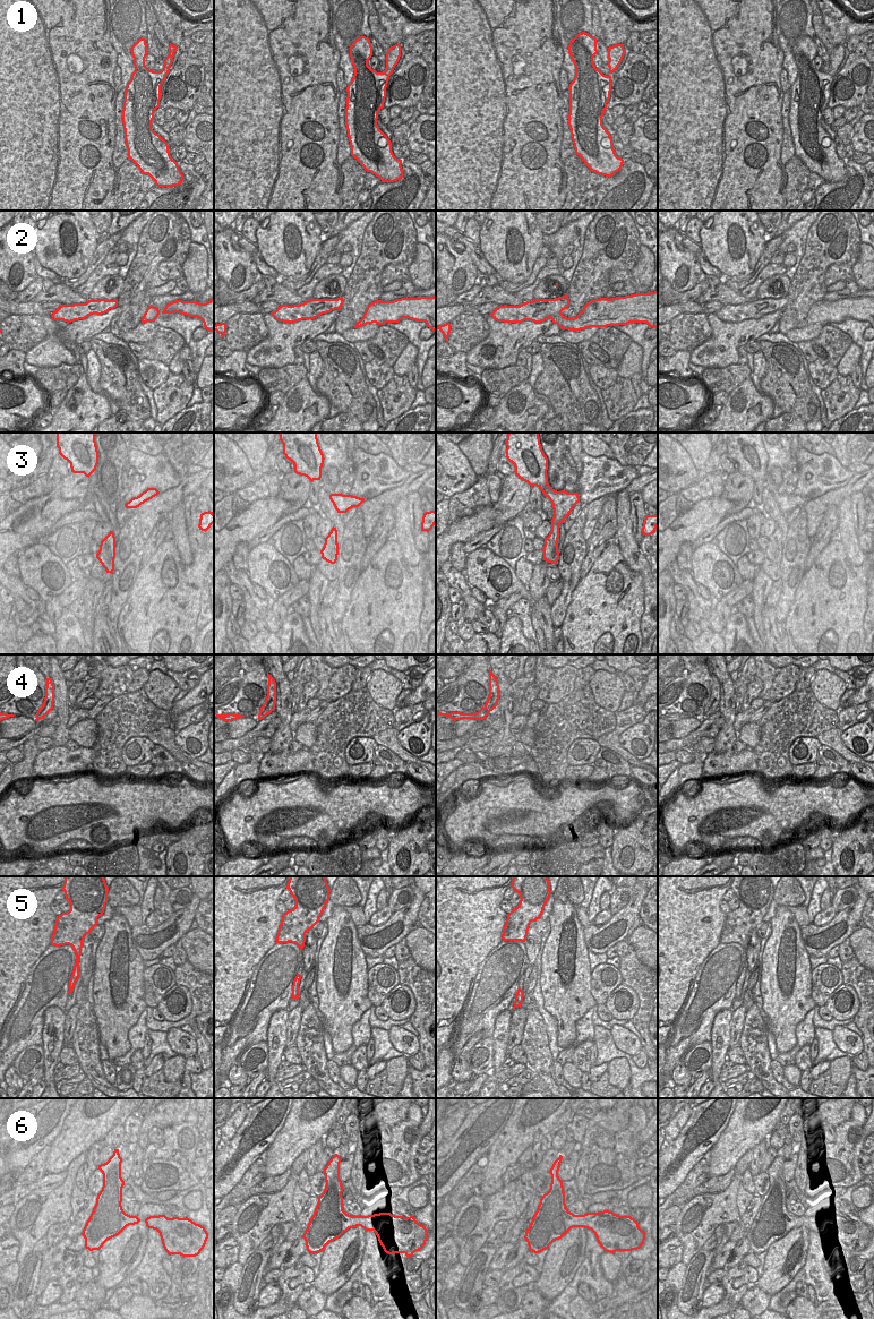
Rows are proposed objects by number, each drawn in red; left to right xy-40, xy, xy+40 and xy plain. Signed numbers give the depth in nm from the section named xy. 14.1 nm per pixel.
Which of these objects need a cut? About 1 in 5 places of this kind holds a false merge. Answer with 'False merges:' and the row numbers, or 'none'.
False merges: 4

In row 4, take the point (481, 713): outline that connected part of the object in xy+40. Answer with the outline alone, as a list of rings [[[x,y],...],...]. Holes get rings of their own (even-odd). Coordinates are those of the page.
[[[482,706],[478,712],[475,713],[461,713],[461,712],[451,712],[451,713],[442,713],[439,712],[436,716],[445,716],[446,718],[451,718],[454,721],[461,720],[461,719],[475,719],[475,720],[483,720],[488,714],[485,711],[485,708]]]

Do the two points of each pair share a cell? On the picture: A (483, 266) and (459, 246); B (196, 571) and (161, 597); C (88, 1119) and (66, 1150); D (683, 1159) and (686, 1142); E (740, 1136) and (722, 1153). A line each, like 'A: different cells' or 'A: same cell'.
A: same cell
B: same cell
C: same cell
D: same cell
E: same cell

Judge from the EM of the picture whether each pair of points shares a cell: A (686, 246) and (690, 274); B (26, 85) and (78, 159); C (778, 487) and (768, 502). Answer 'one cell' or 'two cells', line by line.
A: two cells
B: one cell
C: two cells

